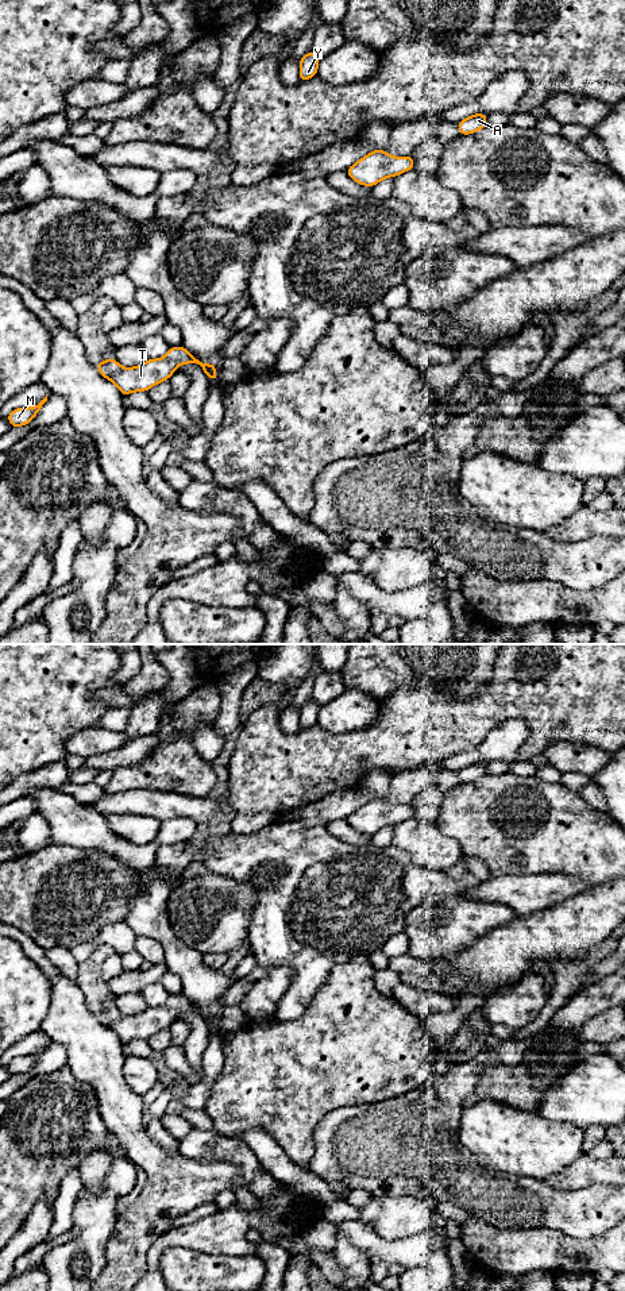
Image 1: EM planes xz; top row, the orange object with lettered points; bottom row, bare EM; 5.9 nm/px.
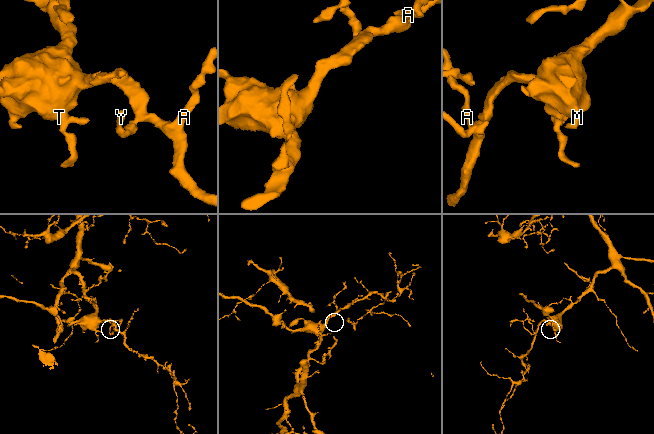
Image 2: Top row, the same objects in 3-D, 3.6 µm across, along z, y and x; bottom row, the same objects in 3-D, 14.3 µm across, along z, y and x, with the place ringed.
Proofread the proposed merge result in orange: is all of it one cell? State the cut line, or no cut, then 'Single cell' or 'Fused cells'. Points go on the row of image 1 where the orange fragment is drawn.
No split. Single cell

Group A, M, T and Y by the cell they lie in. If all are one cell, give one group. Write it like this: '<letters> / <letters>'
A M T Y

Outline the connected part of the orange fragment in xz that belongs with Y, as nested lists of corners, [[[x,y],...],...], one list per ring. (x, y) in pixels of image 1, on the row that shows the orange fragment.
[[[310,50],[300,59],[300,81],[317,76],[320,58]]]

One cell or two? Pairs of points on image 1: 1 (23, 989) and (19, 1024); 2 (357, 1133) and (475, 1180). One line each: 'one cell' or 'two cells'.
1: one cell
2: one cell

